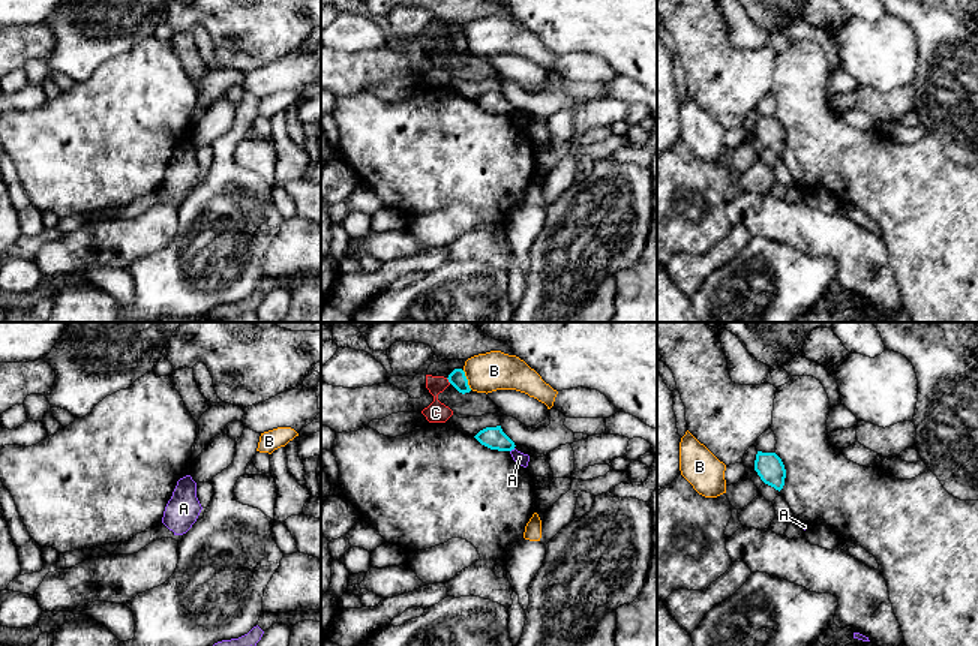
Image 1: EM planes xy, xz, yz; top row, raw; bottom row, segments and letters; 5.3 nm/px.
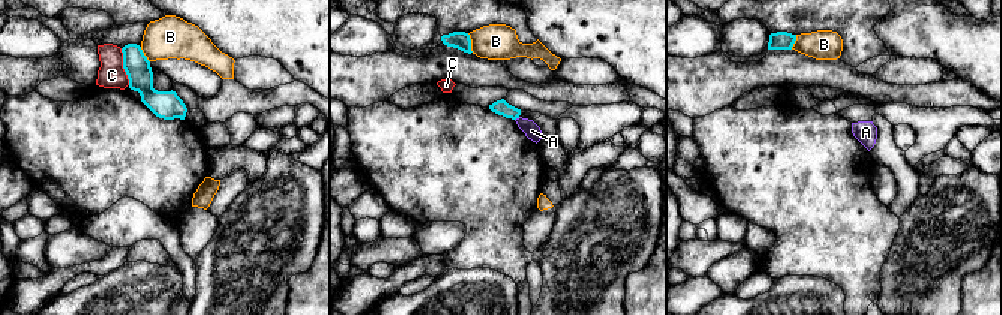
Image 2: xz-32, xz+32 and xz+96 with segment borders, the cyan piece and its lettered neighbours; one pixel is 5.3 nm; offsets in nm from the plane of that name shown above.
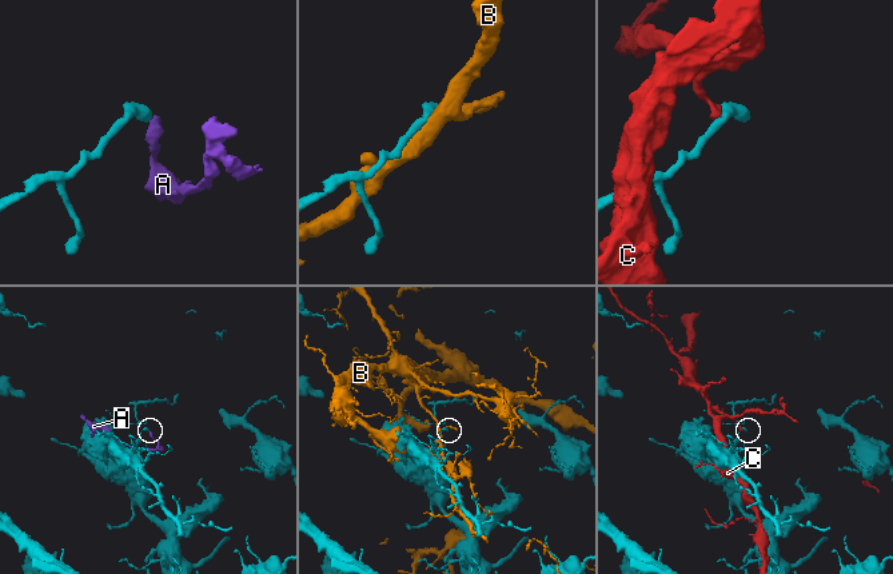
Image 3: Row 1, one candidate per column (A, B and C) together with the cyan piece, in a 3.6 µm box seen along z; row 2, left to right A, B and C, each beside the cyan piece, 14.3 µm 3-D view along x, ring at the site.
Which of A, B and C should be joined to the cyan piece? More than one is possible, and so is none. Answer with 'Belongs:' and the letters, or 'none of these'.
Belongs: none of these

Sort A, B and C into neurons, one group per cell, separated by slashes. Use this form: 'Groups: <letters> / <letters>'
Groups: A / B / C

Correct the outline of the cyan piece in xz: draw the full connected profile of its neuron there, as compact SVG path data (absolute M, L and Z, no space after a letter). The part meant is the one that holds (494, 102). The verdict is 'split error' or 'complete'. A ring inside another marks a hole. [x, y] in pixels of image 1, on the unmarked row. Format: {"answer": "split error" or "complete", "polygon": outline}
{"answer": "complete", "polygon": "M501 90L486 91L474 102L490 114L512 115L516 111L514 106L502 96Z"}

